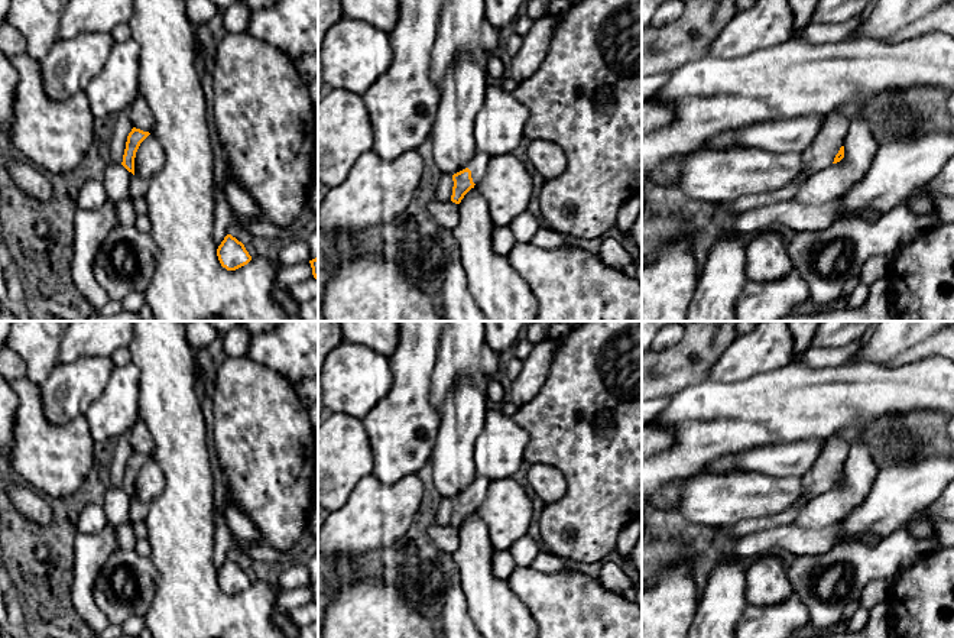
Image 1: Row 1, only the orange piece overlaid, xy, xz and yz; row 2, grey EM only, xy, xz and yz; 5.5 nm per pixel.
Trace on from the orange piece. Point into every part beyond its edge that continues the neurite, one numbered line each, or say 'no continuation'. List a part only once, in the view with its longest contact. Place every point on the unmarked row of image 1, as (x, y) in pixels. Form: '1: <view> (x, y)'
1: xz (479, 488)

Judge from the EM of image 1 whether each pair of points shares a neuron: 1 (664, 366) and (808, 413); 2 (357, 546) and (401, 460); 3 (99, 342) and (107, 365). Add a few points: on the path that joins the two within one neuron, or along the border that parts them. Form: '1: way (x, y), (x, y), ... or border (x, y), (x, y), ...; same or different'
1: border (706, 378), (681, 388); different
2: border (372, 473), (382, 483), (395, 483), (415, 475); different
3: border (109, 356), (83, 356), (71, 362); different

